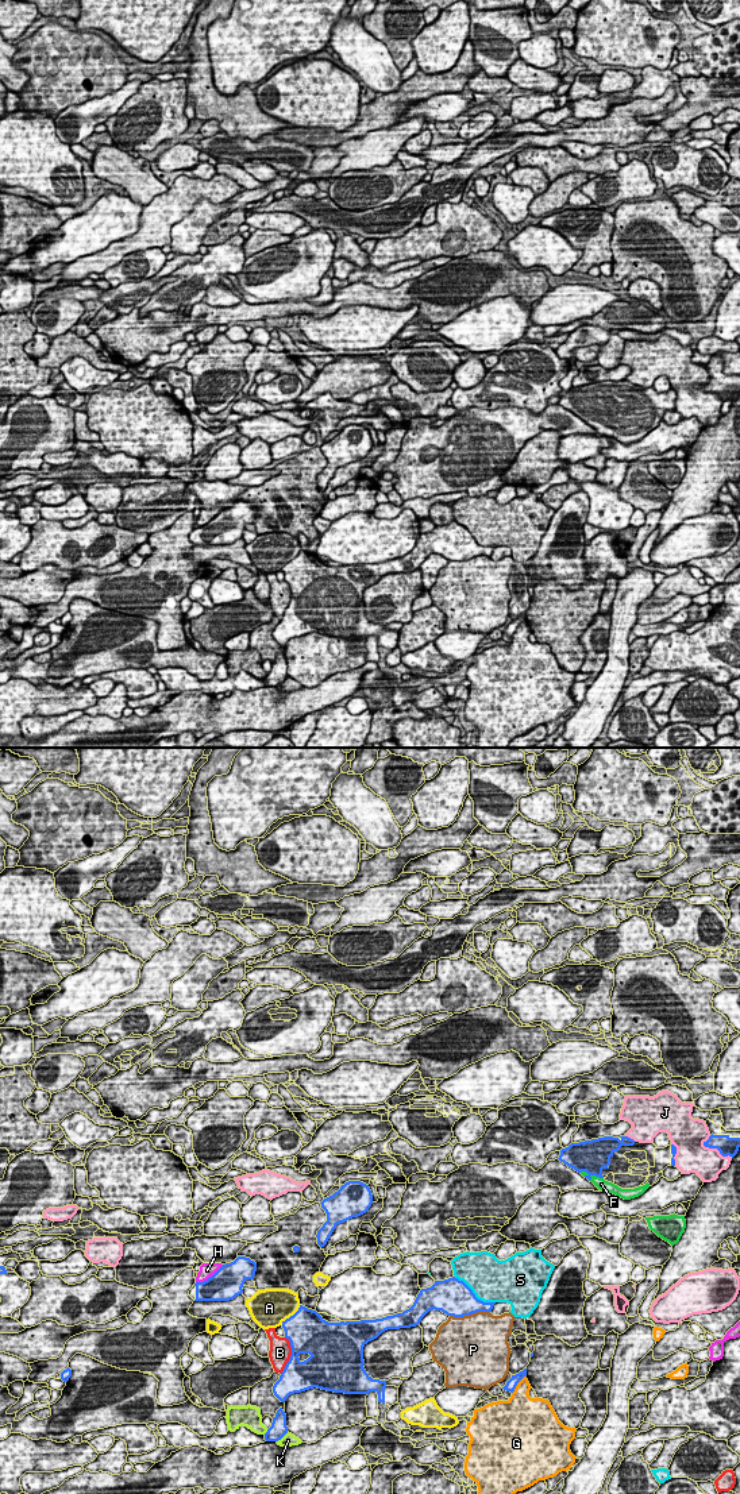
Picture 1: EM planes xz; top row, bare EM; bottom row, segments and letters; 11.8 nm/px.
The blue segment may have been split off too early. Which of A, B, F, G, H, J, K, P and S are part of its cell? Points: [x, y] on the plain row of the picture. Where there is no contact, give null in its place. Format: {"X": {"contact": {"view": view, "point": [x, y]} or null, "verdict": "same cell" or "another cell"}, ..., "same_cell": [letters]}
{"A": {"contact": {"view": "xz", "point": [291, 560]}, "verdict": "another cell"}, "B": {"contact": {"view": "xz", "point": [291, 599]}, "verdict": "another cell"}, "F": {"contact": {"view": "xz", "point": [592, 419]}, "verdict": "same cell"}, "G": {"contact": {"view": "xz", "point": [516, 629]}, "verdict": "another cell"}, "H": {"contact": {"view": "xz", "point": [209, 521]}, "verdict": "another cell"}, "J": {"contact": {"view": "xz", "point": [717, 393]}, "verdict": "another cell"}, "K": {"contact": {"view": "xz", "point": [282, 680]}, "verdict": "another cell"}, "P": {"contact": {"view": "xz", "point": [469, 559]}, "verdict": "another cell"}, "S": {"contact": {"view": "xz", "point": [474, 539]}, "verdict": "another cell"}, "same_cell": ["F"]}

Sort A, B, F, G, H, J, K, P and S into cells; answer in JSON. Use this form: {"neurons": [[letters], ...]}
{"neurons": [["A", "G"], ["B"], ["F"], ["H"], ["J"], ["K"], ["P"], ["S"]]}

